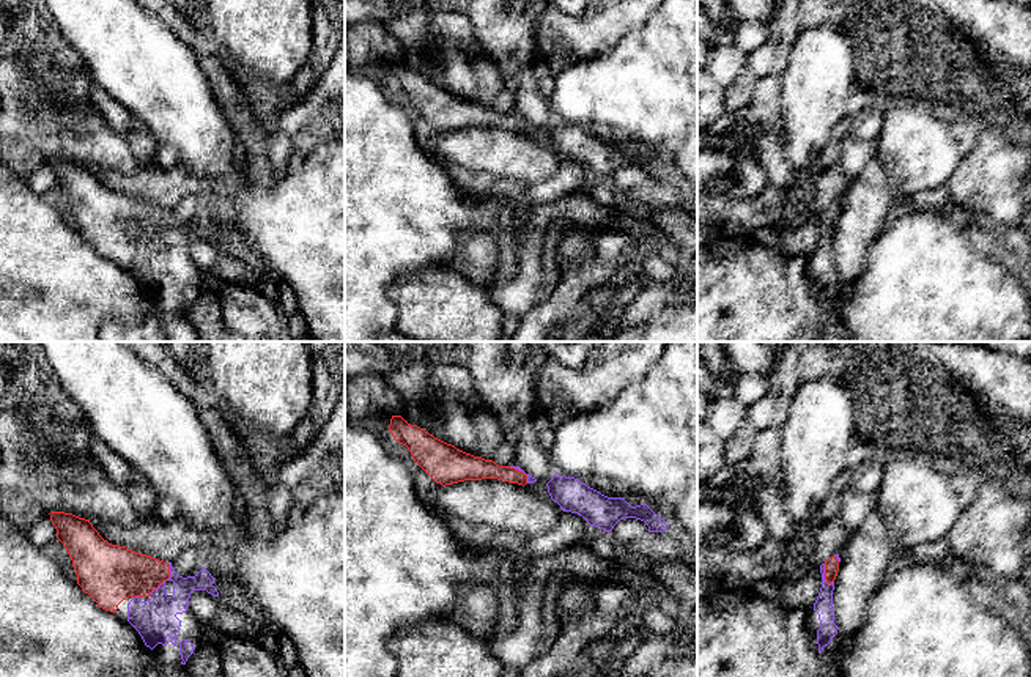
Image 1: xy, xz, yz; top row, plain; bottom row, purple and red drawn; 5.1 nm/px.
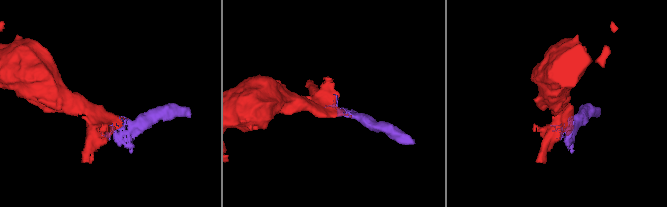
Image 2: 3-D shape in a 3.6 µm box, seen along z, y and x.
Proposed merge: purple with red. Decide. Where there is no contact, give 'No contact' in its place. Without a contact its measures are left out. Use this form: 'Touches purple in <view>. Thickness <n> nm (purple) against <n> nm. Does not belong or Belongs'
Touches purple in xy. Thickness 220 nm (purple) against 260 nm. Belongs

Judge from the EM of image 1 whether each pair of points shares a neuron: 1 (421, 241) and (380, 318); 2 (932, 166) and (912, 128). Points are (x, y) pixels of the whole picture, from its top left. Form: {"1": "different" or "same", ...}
{"1": "same", "2": "same"}

